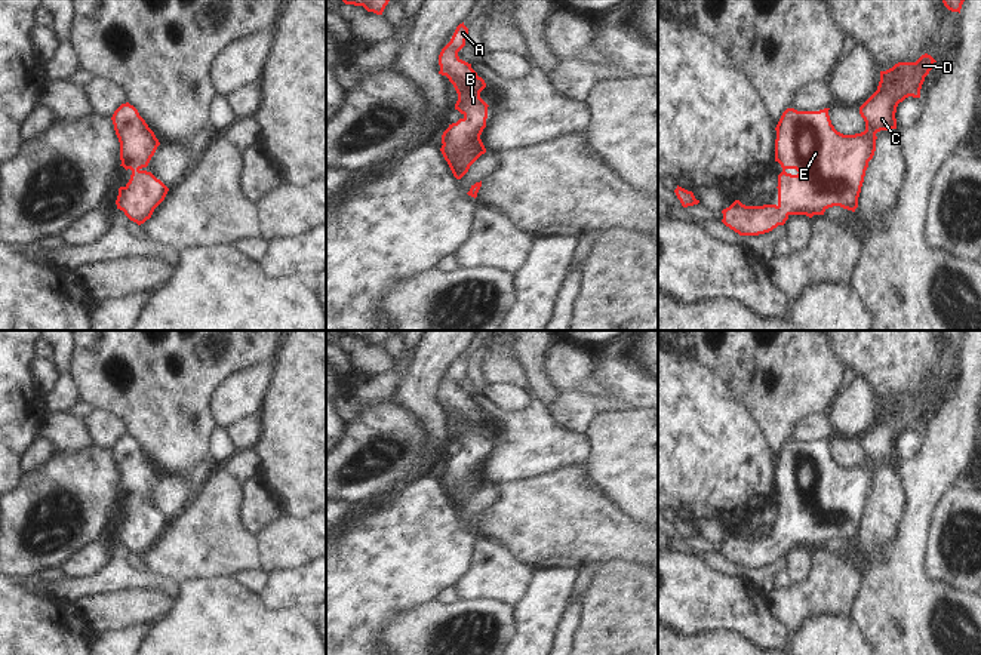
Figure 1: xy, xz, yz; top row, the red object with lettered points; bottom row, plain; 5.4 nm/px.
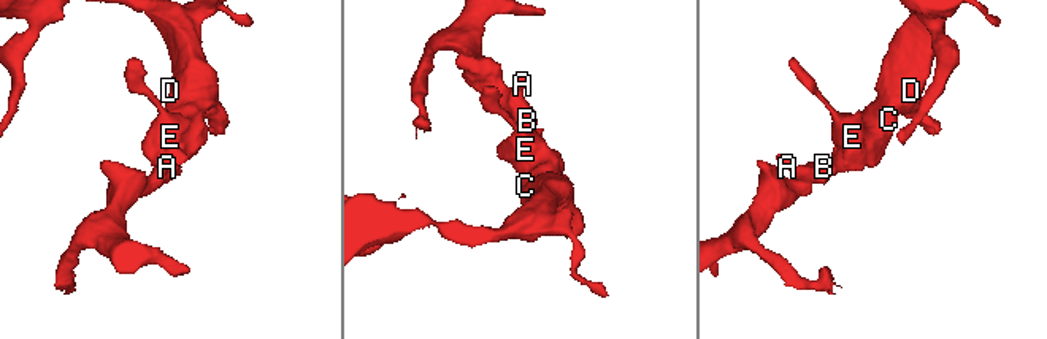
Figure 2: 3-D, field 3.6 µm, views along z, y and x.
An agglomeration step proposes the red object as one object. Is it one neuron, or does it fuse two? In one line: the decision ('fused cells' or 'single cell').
single cell

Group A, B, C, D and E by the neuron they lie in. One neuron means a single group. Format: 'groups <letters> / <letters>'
groups A B C D E

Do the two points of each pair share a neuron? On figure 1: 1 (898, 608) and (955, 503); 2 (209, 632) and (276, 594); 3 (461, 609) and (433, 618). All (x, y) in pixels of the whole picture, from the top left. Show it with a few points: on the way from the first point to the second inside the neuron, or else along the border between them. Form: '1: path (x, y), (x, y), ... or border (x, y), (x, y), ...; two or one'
1: border (932, 516), (929, 528), (929, 571), (946, 581); two
2: border (258, 596), (273, 611), (297, 609); two
3: path (454, 614), (440, 618); one

